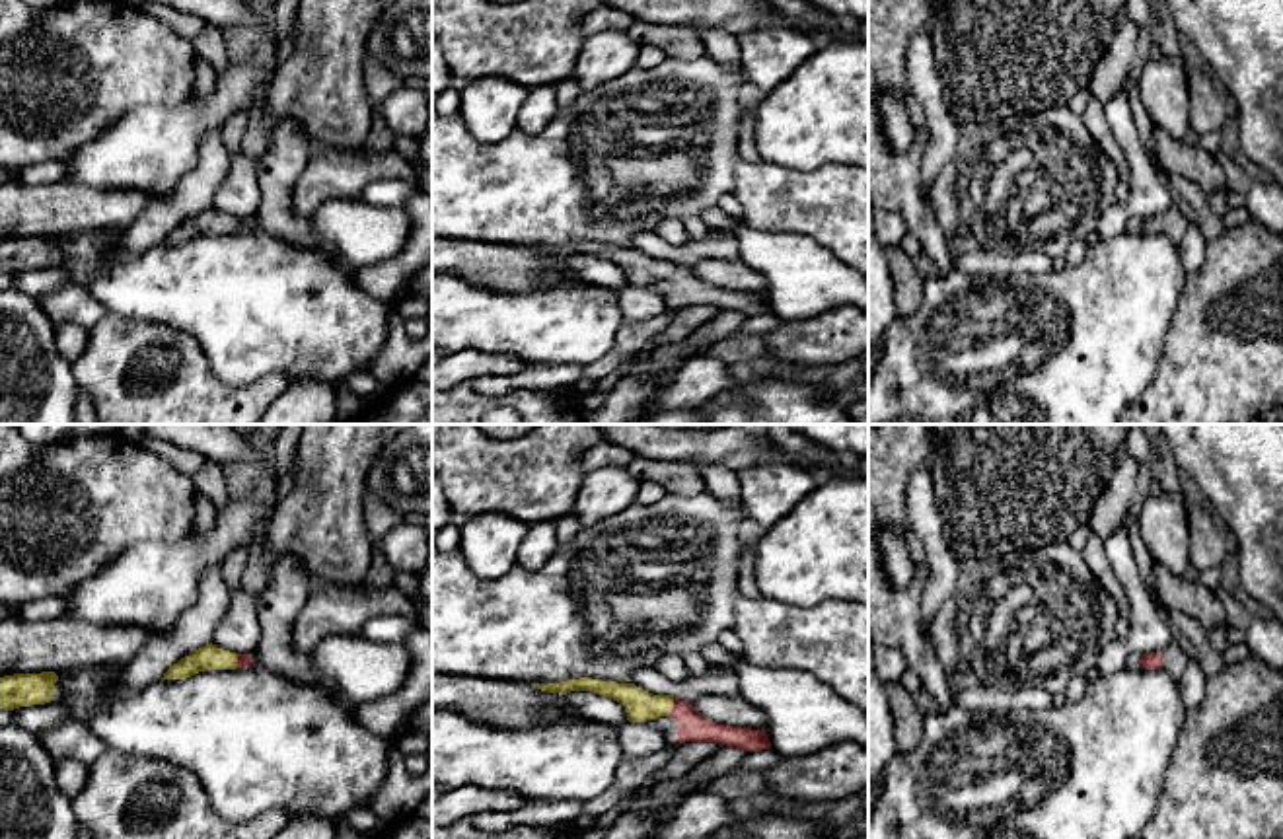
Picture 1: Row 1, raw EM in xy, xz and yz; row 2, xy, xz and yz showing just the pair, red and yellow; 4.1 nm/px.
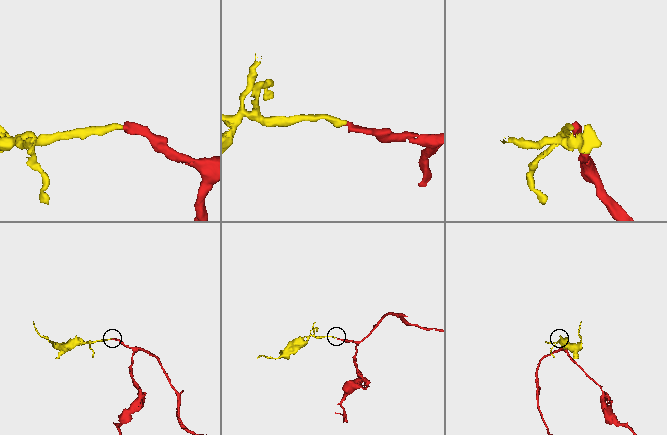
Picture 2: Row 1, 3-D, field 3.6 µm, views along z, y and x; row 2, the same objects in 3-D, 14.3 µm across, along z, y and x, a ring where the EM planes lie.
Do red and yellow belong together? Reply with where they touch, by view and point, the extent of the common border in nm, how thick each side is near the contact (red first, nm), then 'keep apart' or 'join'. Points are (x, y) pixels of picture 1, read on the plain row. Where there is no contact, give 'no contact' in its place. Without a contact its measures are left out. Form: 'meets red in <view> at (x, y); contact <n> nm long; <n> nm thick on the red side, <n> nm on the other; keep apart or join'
meets red in xz at (674, 271); contact 90 nm long; 120 nm thick on the red side, 130 nm on the other; join

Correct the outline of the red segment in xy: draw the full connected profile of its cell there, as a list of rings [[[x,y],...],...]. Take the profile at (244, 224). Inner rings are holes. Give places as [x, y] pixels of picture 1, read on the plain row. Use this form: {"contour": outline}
{"contour": [[[210,206],[173,228],[162,243],[187,243],[206,234],[241,234],[251,230],[255,228],[249,218],[236,218]]]}

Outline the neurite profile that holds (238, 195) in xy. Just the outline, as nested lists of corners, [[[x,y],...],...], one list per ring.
[[[241,148],[230,164],[230,171],[216,189],[212,208],[236,218],[253,218],[261,202],[257,179],[257,160],[249,158]]]

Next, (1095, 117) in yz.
[[[1092,95],[1086,103],[1082,119],[1084,119],[1090,134],[1094,136],[1094,140],[1102,146],[1102,150],[1116,164],[1116,171],[1118,171],[1116,202],[1125,202],[1129,197],[1131,171],[1129,171],[1129,164],[1123,154],[1123,148],[1116,140],[1116,136],[1106,121],[1104,103]]]

